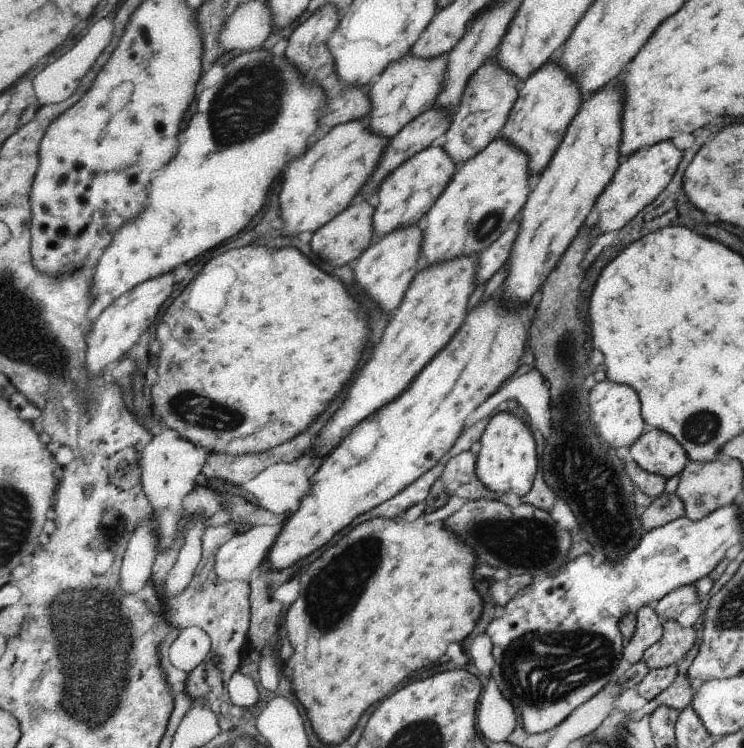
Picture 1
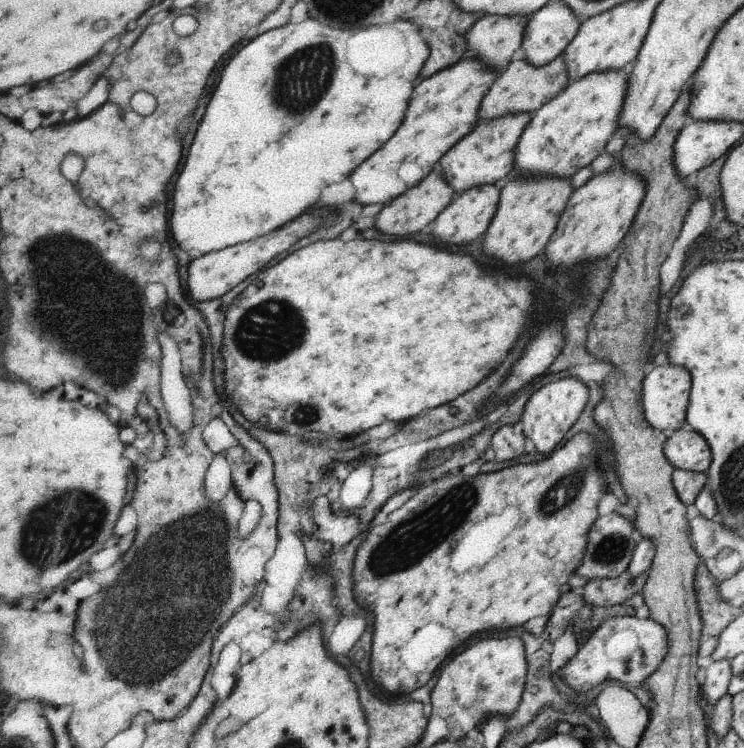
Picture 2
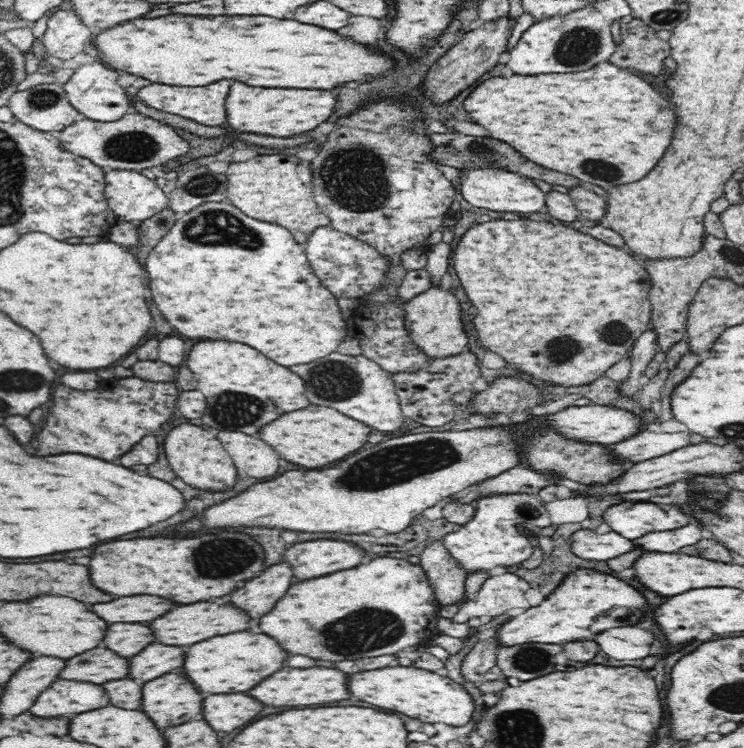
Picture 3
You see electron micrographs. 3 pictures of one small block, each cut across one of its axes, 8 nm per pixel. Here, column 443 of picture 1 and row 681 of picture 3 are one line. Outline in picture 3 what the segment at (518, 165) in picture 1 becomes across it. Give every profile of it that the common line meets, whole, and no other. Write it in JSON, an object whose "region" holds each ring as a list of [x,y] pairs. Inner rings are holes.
{"region":[[[234,632],[188,646],[181,670],[205,696],[218,692],[226,694],[246,692],[260,684],[264,678],[278,672],[288,656],[290,654],[282,650],[276,639],[272,640],[268,635]]]}

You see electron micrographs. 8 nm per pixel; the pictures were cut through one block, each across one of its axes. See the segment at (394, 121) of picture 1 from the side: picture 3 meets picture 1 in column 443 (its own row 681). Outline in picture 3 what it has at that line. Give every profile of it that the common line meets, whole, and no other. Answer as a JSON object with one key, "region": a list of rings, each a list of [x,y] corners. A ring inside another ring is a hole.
{"region":[[[58,678],[48,690],[38,695],[30,712],[38,717],[68,717],[108,705],[108,693],[102,685]]]}

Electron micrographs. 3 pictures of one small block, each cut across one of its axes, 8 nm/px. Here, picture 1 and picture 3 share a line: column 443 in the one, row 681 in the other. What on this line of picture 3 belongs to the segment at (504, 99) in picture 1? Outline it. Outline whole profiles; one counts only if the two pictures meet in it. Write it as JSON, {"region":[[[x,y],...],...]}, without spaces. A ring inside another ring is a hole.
{"region":[[[156,642],[149,644],[140,654],[130,658],[128,677],[144,684],[163,674],[181,670],[187,648]]]}

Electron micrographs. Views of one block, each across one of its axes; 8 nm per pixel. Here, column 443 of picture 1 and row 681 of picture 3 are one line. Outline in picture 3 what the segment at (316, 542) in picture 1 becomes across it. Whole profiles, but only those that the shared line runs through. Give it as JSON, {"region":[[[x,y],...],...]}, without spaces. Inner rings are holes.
{"region":[[[416,667],[380,668],[370,672],[360,672],[350,676],[350,692],[354,698],[368,704],[380,706],[384,710],[402,712],[410,718],[418,718],[424,723],[444,722],[452,727],[460,727],[470,722],[474,714],[474,700],[464,686],[448,676],[440,676],[434,671]]]}

